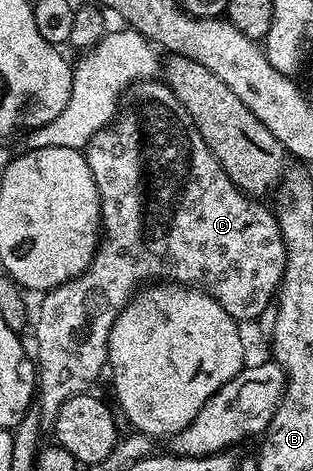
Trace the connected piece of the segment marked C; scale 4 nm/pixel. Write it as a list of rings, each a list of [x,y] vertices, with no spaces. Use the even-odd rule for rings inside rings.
[[[152,78],[132,84],[122,101],[121,111],[107,127],[102,128],[97,134],[93,134],[93,138],[87,143],[85,155],[89,162],[89,170],[93,170],[93,182],[97,182],[99,201],[101,202],[99,249],[95,251],[93,262],[89,262],[89,266],[80,276],[75,276],[69,282],[51,289],[40,299],[43,301],[39,304],[39,317],[36,320],[34,317],[33,320],[33,328],[35,324],[33,359],[37,365],[37,407],[40,414],[43,415],[44,425],[47,426],[54,425],[57,410],[61,410],[64,402],[74,396],[84,395],[90,389],[87,387],[102,372],[104,375],[105,369],[108,367],[109,330],[113,330],[113,322],[117,322],[117,318],[123,313],[123,309],[127,307],[140,286],[146,285],[148,282],[174,282],[194,286],[209,293],[236,322],[244,322],[243,320],[257,319],[267,307],[269,307],[268,309],[272,307],[285,270],[285,250],[287,247],[281,238],[281,230],[275,219],[274,211],[268,205],[266,208],[263,202],[241,191],[229,178],[229,174],[225,174],[225,170],[217,162],[217,158],[213,158],[209,146],[205,146],[193,118],[185,110],[185,106],[181,106],[181,102],[177,102],[177,98],[171,93],[171,89],[167,87],[166,83]]]

